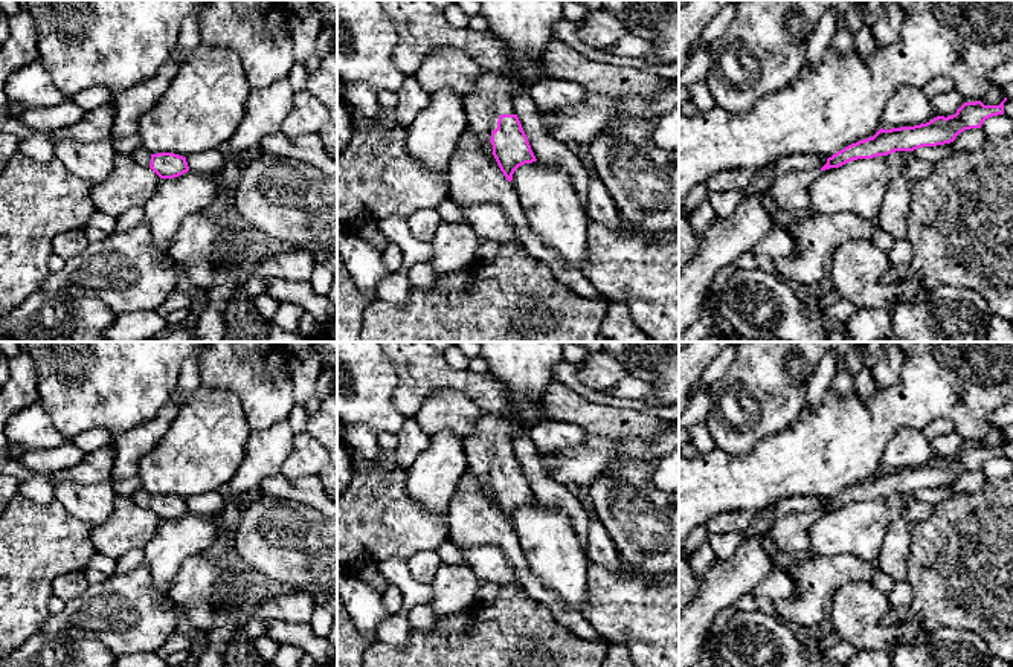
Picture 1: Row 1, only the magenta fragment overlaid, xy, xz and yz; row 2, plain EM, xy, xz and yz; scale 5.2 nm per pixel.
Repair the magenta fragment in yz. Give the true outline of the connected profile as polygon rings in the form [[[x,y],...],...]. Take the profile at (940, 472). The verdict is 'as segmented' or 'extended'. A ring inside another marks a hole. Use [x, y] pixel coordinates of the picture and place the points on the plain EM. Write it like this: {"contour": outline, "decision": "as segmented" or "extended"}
{"contour": [[[981,443],[964,444],[952,458],[937,458],[914,469],[880,470],[873,479],[859,482],[827,501],[821,513],[839,510],[851,502],[888,498],[896,493],[914,493],[921,488],[950,485],[964,472],[981,470],[986,461],[1004,456],[1004,444],[984,447]]], "decision": "as segmented"}

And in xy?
{"contour": [[[139,488],[133,493],[131,501],[139,508],[150,508],[160,520],[174,520],[189,513],[186,499],[174,495],[151,496]]], "decision": "extended"}

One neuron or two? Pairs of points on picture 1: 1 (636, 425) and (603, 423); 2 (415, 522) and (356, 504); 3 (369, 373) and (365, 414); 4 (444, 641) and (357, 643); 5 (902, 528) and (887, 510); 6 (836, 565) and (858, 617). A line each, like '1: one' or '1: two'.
1: one
2: one
3: one
4: two
5: two
6: two

